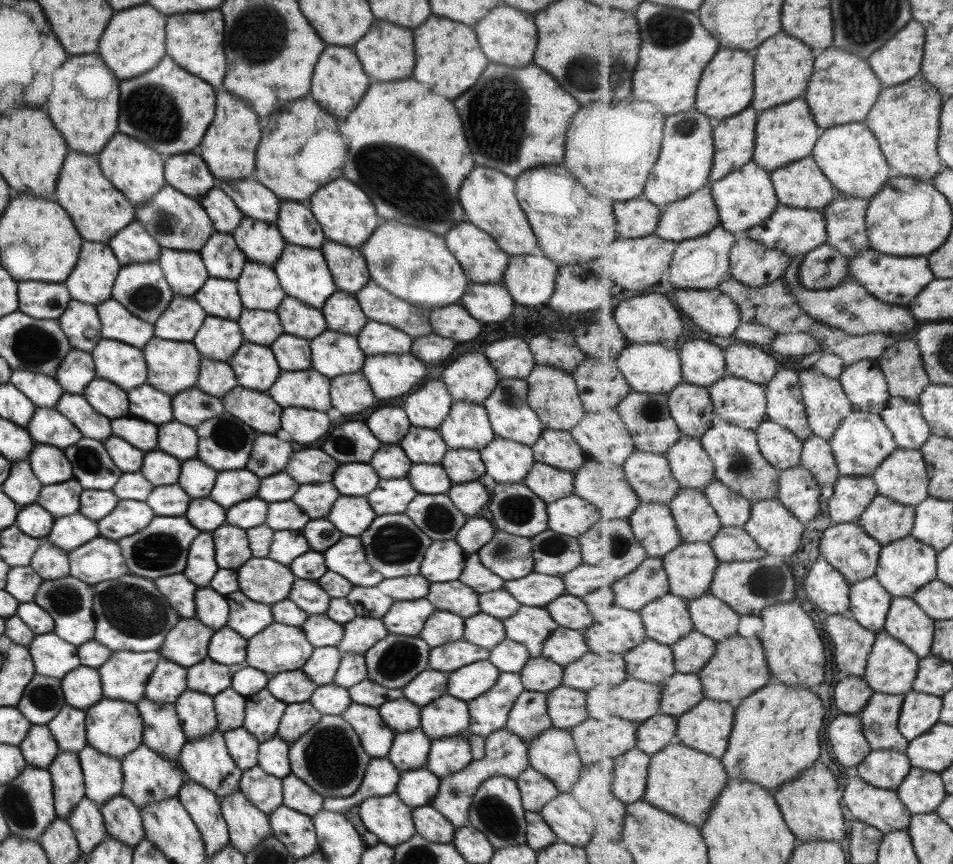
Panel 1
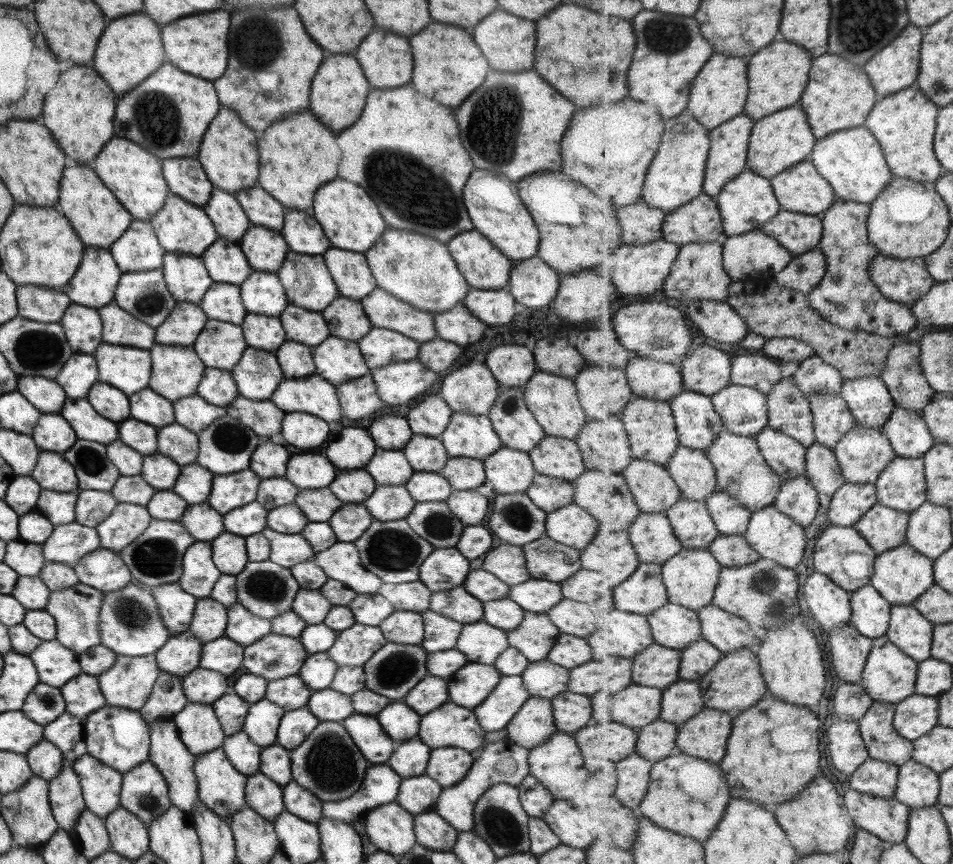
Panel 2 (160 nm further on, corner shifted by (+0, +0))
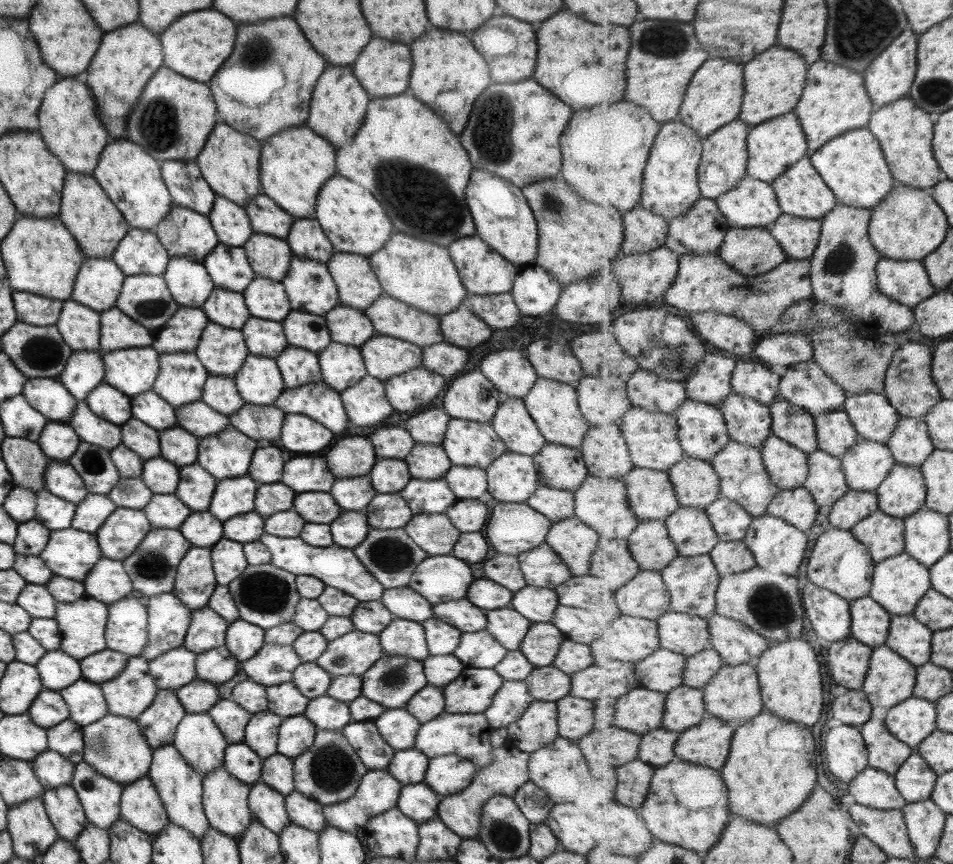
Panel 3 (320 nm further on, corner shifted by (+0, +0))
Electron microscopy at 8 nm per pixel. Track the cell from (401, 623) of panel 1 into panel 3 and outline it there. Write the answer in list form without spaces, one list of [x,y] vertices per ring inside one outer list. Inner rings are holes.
[[[394,619],[377,635],[383,654],[406,656],[423,662],[430,654],[420,623]]]

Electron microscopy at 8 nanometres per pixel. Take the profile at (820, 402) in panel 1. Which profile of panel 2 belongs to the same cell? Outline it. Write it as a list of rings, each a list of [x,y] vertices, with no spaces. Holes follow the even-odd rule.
[[[814,392],[809,400],[814,412],[816,442],[835,449],[840,440],[856,427],[854,413],[840,394]]]

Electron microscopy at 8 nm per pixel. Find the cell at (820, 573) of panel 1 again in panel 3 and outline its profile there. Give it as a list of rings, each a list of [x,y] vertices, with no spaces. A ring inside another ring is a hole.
[[[807,582],[803,591],[804,608],[818,638],[838,642],[852,634],[851,604],[835,591]]]

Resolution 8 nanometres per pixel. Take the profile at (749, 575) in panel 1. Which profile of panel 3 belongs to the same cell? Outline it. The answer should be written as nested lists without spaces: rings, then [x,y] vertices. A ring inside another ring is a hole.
[[[757,566],[737,575],[723,577],[716,599],[716,610],[719,615],[744,622],[769,638],[770,646],[775,646],[778,641],[799,638],[803,634],[806,609],[801,600],[799,580],[795,575],[768,572]]]

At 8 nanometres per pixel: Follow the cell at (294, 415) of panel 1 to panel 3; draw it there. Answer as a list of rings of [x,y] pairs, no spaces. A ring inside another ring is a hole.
[[[284,413],[279,441],[294,454],[311,454],[330,446],[333,434],[321,424],[303,415]]]

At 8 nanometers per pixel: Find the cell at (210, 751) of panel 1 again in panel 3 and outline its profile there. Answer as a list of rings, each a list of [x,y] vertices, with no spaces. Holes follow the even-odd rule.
[[[222,766],[202,777],[202,807],[208,826],[232,838],[236,843],[247,830],[252,814],[248,809],[249,786],[227,774]]]

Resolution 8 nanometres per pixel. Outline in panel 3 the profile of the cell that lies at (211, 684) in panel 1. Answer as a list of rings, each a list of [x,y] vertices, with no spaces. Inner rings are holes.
[[[197,678],[189,684],[174,690],[179,704],[186,714],[201,714],[207,712],[218,700],[217,686]]]

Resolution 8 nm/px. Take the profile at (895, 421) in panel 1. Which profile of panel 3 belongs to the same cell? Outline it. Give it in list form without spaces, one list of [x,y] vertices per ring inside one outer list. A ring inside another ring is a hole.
[[[902,416],[890,442],[886,444],[901,464],[921,467],[936,449],[925,420]]]

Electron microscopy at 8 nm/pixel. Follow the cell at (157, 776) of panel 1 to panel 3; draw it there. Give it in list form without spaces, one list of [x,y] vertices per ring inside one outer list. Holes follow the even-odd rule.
[[[148,775],[123,784],[119,808],[122,821],[151,837],[167,826],[165,809]]]

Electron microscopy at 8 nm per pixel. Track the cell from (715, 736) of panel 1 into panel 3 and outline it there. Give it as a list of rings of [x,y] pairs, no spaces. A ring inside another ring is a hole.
[[[716,716],[681,733],[674,751],[676,758],[720,770],[730,758],[736,726]]]

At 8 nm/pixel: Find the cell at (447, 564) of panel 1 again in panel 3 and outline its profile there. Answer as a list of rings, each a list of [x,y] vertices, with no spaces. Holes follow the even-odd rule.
[[[444,555],[421,561],[411,574],[408,586],[433,606],[466,598],[471,583],[473,578],[468,564],[452,555]]]

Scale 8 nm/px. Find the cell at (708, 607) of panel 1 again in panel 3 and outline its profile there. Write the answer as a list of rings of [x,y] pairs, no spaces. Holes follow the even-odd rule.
[[[719,615],[708,620],[712,648],[723,657],[725,664],[754,664],[770,646],[765,637],[744,622]]]

